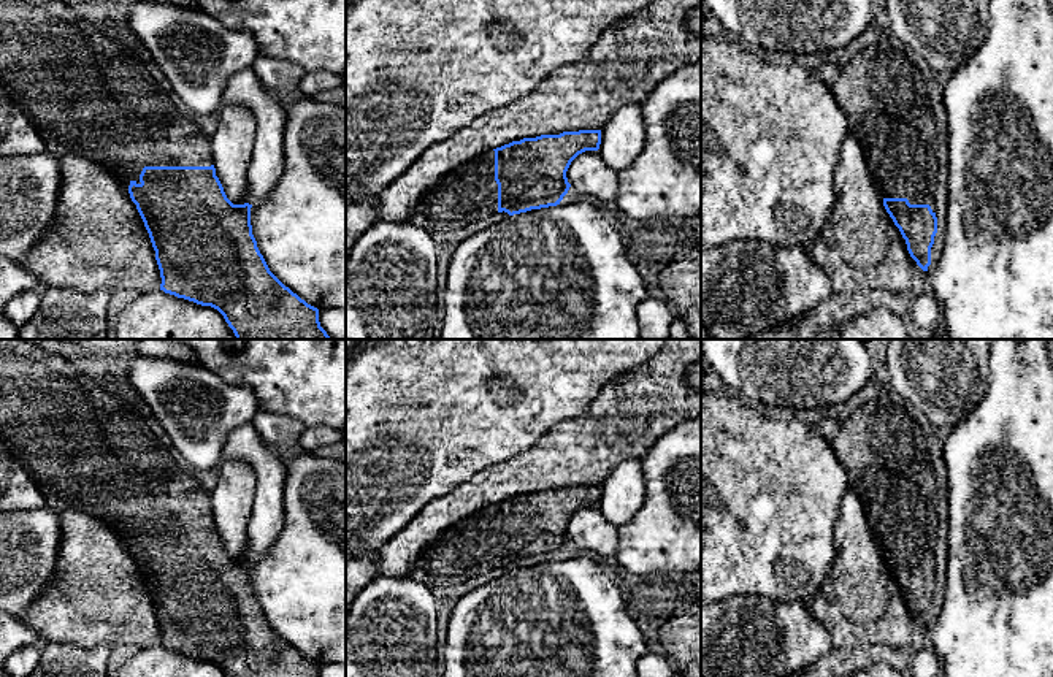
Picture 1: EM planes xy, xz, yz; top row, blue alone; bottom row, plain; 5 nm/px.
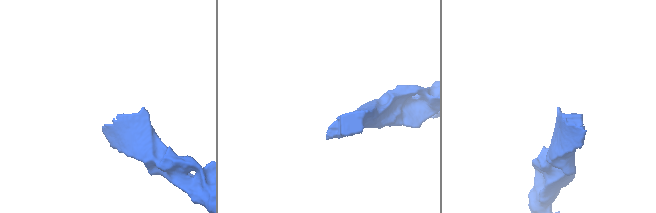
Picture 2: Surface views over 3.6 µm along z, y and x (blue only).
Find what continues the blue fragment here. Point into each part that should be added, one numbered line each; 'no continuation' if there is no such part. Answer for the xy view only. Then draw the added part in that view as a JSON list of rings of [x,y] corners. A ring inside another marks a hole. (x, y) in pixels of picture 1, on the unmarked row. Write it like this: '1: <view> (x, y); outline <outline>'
1: xy (70, 416); outline [[[0,339],[0,438],[40,487],[46,507],[56,514],[75,509],[94,515],[116,530],[127,547],[132,536],[141,539],[140,530],[144,522],[211,522],[211,493],[217,479],[216,469],[198,471],[178,453],[162,423],[128,382],[125,354],[133,349],[133,339],[84,339],[81,344],[57,339]]]

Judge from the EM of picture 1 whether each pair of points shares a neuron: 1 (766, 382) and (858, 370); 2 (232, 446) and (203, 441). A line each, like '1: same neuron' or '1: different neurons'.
1: same neuron
2: different neurons

